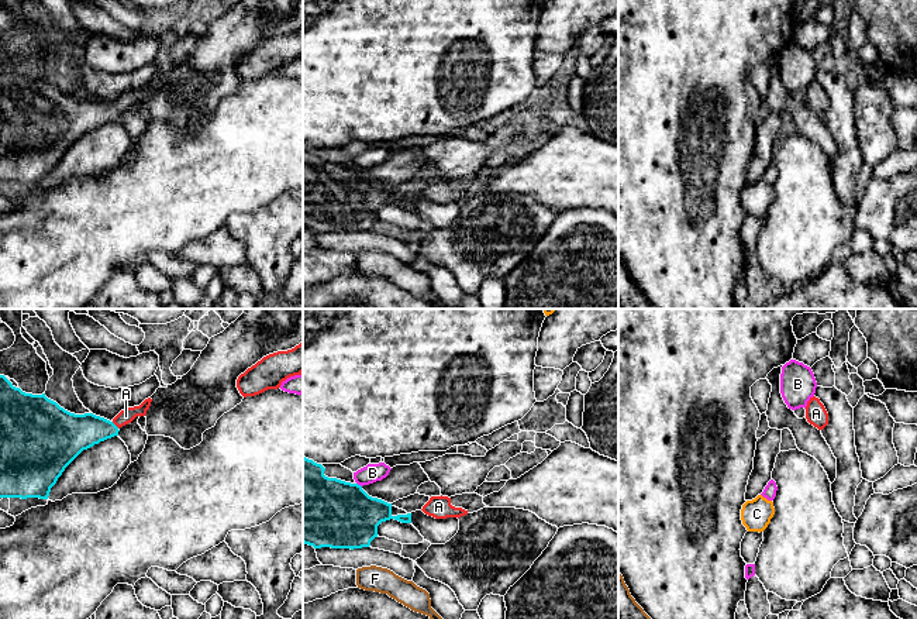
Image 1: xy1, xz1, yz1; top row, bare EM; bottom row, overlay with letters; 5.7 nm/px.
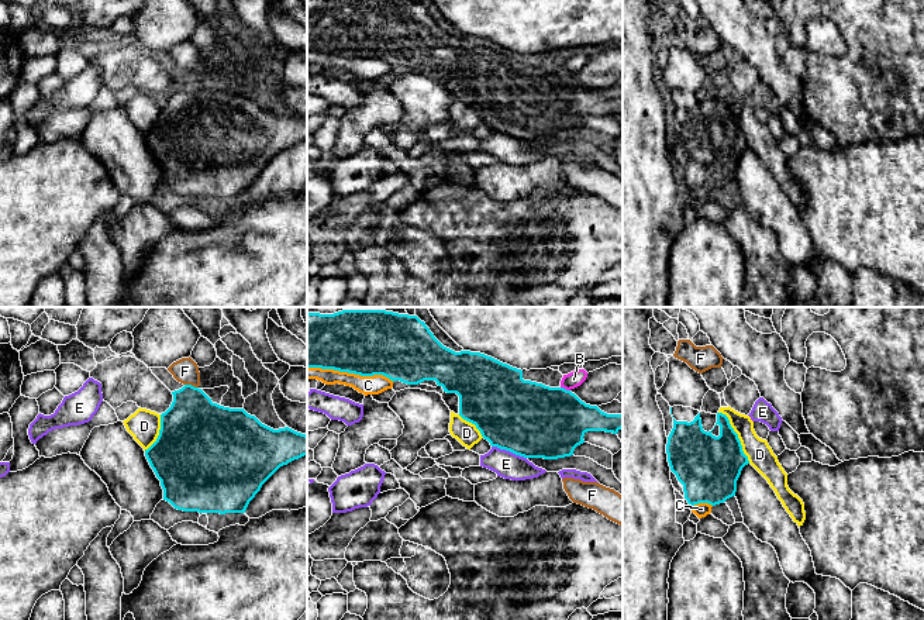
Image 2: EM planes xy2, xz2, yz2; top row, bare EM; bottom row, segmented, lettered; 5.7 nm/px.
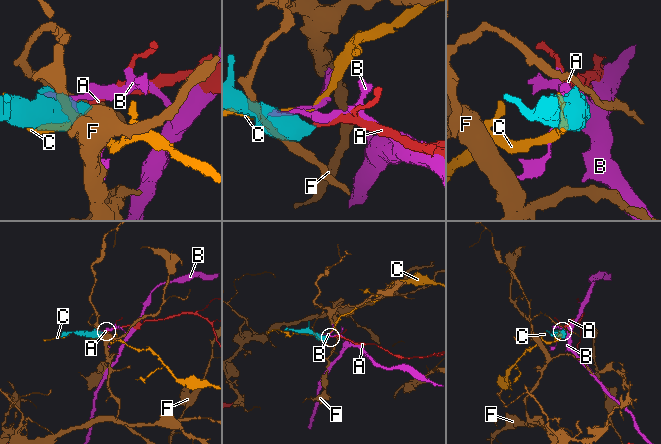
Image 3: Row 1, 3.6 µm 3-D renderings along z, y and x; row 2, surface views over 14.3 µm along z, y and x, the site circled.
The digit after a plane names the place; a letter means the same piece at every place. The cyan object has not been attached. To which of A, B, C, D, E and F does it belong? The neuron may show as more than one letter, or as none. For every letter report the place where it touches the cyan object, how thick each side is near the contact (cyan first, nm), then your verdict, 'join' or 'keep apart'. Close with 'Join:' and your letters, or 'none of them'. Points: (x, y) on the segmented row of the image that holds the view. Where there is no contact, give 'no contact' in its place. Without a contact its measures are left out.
A: xy1 (114, 425) | 220/90 nm | join
B: xz2 (565, 389) | 420/90 nm | keep apart
C: xz2 (351, 372) | 380/110 nm | keep apart
D: yz2 (737, 436) | 360/150 nm | keep apart
E: xz2 (509, 450) | 420/150 nm | keep apart
F: xy2 (190, 385) | 380/140 nm | keep apart
Join: A

